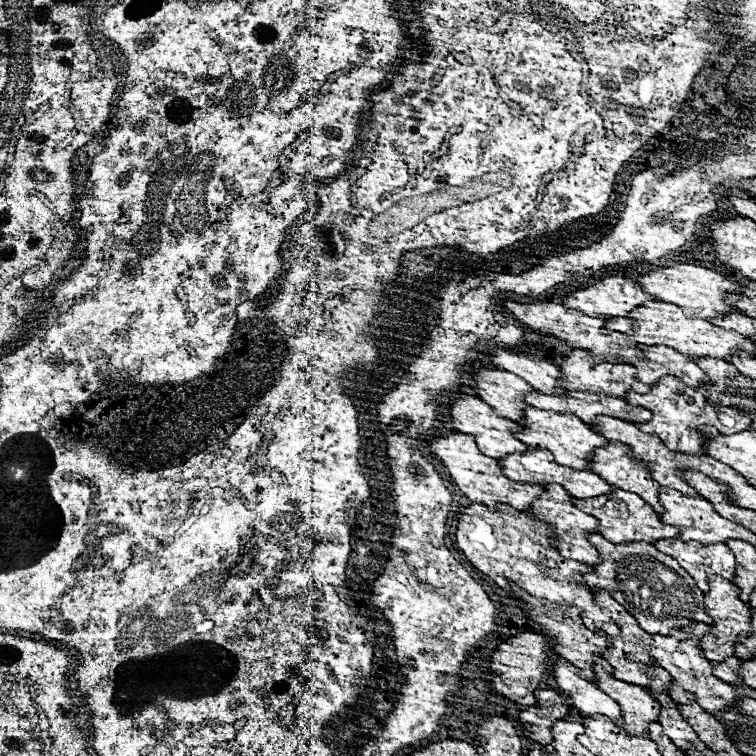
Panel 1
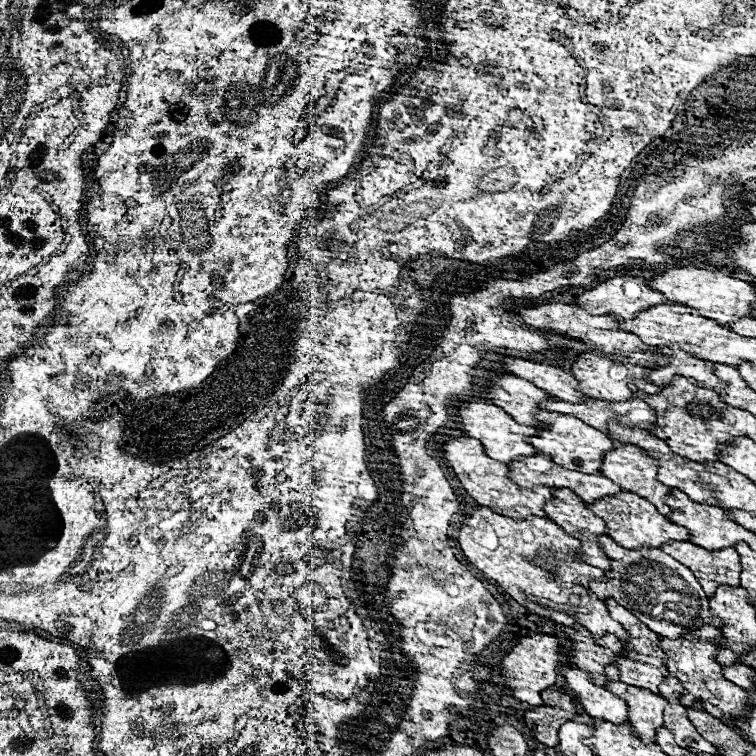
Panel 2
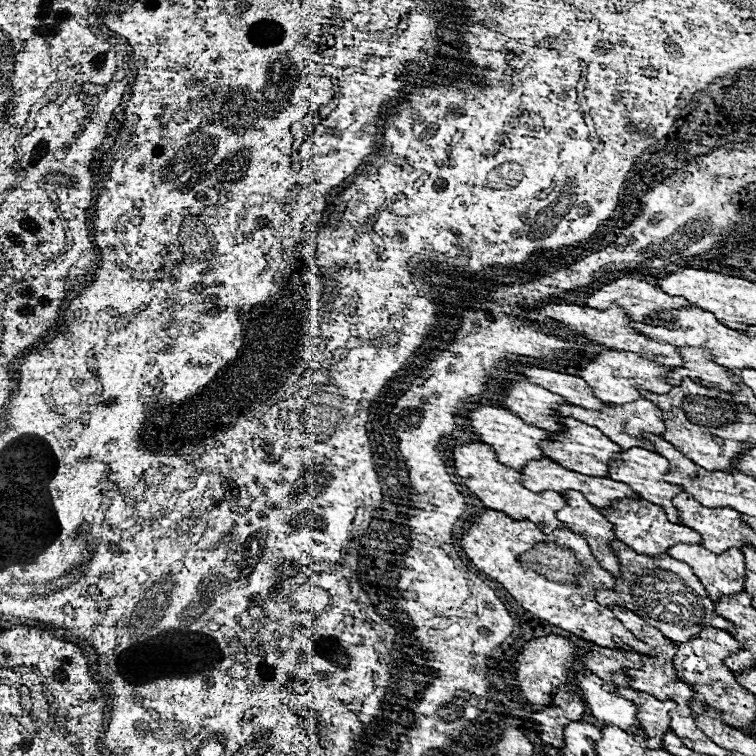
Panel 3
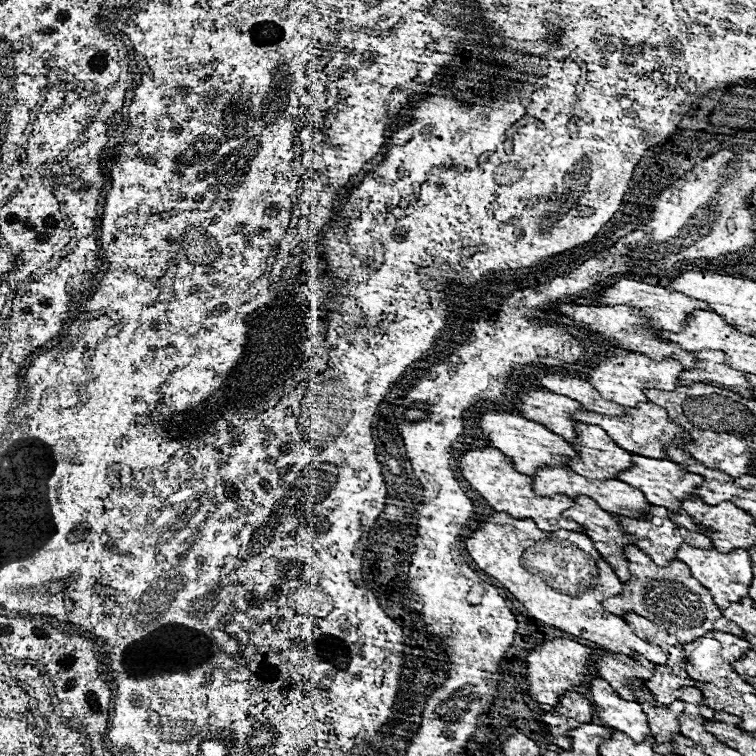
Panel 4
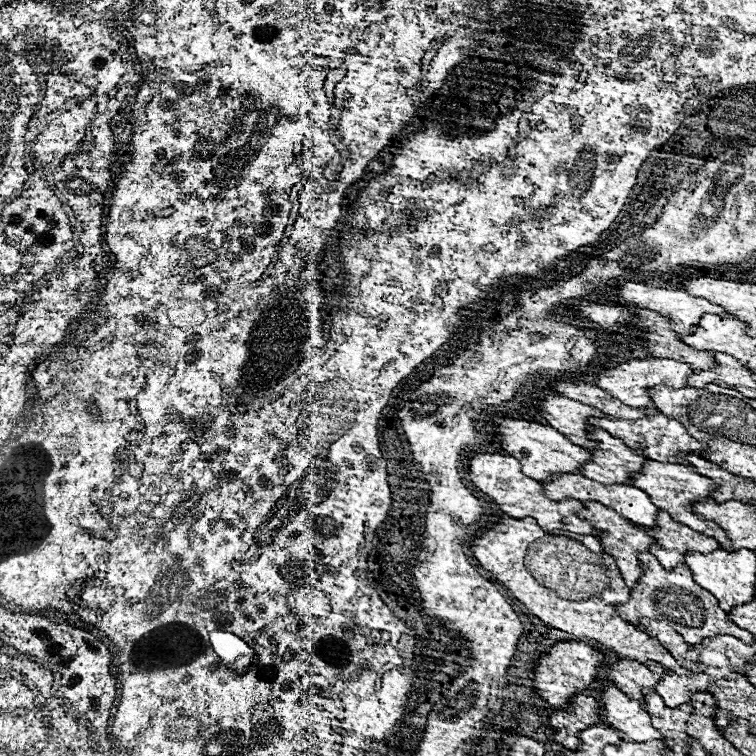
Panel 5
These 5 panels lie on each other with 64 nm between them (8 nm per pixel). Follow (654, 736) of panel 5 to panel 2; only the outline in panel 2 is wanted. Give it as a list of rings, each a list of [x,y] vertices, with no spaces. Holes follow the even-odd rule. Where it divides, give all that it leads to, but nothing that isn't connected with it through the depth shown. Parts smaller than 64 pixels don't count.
[[[564,666],[562,674],[566,678],[566,686],[576,692],[578,704],[588,712],[592,718],[612,722],[616,726],[628,724],[628,706],[624,700],[612,696],[606,688],[596,686],[592,676],[584,670]]]

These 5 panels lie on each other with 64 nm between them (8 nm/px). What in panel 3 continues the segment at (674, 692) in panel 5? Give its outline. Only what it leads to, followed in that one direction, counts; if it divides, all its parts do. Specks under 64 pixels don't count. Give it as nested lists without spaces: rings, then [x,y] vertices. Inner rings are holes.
[[[646,662],[642,670],[628,670],[630,686],[636,690],[644,690],[660,700],[668,700],[668,696],[662,692],[662,688],[670,682],[680,680],[676,676],[676,670],[670,664],[650,664]]]

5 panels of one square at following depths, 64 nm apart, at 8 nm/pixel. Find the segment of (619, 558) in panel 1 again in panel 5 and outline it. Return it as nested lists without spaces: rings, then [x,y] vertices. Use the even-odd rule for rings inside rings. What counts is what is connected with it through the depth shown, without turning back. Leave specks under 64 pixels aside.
[[[642,554],[640,560],[644,564],[644,574],[642,574],[644,578],[638,580],[636,588],[632,588],[630,600],[618,606],[618,612],[628,622],[634,624],[634,616],[636,618],[644,616],[652,620],[668,620],[672,628],[676,628],[676,632],[680,632],[688,644],[700,644],[704,638],[714,638],[716,634],[732,634],[740,638],[742,642],[754,642],[752,634],[748,634],[746,630],[740,630],[728,618],[728,612],[720,610],[716,598],[712,598],[708,590],[696,586],[692,572],[686,566],[664,570],[664,566],[660,566],[660,562],[656,562],[652,554]]]

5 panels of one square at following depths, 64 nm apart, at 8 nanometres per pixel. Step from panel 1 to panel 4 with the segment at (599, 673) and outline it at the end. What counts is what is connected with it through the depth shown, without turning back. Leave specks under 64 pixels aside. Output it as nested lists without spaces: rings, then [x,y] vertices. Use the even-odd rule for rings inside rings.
[[[636,688],[636,696],[648,716],[648,726],[656,740],[654,750],[658,754],[676,754],[672,750],[672,738],[680,734],[680,714],[684,710],[684,702],[664,706],[646,688]]]

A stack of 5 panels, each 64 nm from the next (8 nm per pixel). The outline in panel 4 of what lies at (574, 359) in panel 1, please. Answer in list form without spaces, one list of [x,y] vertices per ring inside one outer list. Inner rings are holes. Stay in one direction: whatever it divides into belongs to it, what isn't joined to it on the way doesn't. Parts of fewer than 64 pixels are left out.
[[[630,352],[626,356],[612,356],[610,360],[606,360],[604,364],[596,366],[588,376],[590,376],[590,384],[602,394],[604,400],[612,400],[618,402],[622,406],[634,408],[640,402],[648,402],[648,398],[642,394],[642,390],[646,388],[658,388],[658,390],[674,390],[678,384],[678,376],[684,372],[684,366],[676,360],[662,360],[656,362],[644,354],[636,354]]]

